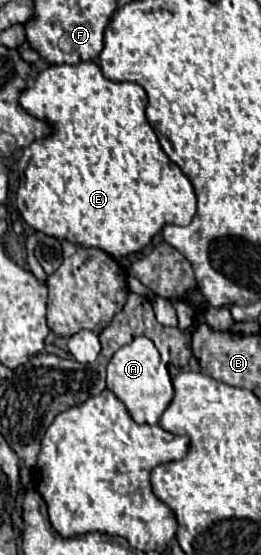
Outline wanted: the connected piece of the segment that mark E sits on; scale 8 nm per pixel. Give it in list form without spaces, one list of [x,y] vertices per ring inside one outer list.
[[[80,62],[76,66],[70,66],[70,64],[62,64],[62,66],[50,66],[46,70],[42,70],[34,84],[28,86],[22,96],[20,96],[20,106],[30,112],[32,116],[48,122],[52,126],[52,136],[48,138],[42,138],[42,140],[36,140],[28,146],[28,150],[32,150],[32,156],[30,156],[30,162],[28,162],[28,168],[24,172],[24,184],[21,184],[16,195],[16,203],[18,210],[24,222],[36,230],[36,232],[42,232],[46,236],[52,236],[52,238],[58,238],[58,240],[70,240],[72,244],[76,246],[94,246],[94,248],[100,248],[104,252],[108,252],[114,260],[120,260],[132,252],[138,252],[142,250],[144,246],[148,246],[152,242],[152,238],[162,230],[162,226],[166,224],[178,224],[178,226],[188,226],[188,222],[192,220],[194,212],[196,212],[196,194],[194,194],[194,188],[190,184],[190,180],[186,178],[186,174],[166,156],[166,152],[162,150],[152,126],[148,124],[146,116],[144,116],[144,108],[146,108],[146,92],[142,86],[134,84],[134,82],[112,82],[108,78],[102,76],[100,68],[96,62]]]

